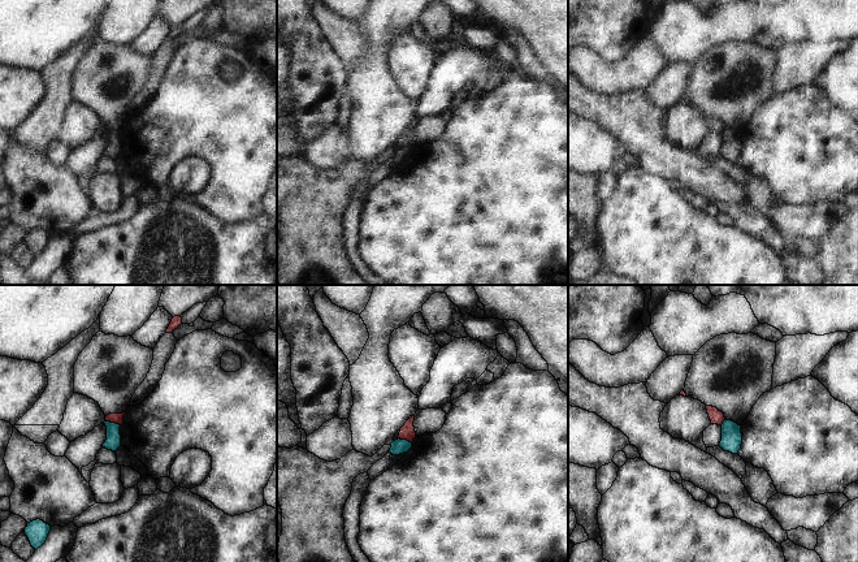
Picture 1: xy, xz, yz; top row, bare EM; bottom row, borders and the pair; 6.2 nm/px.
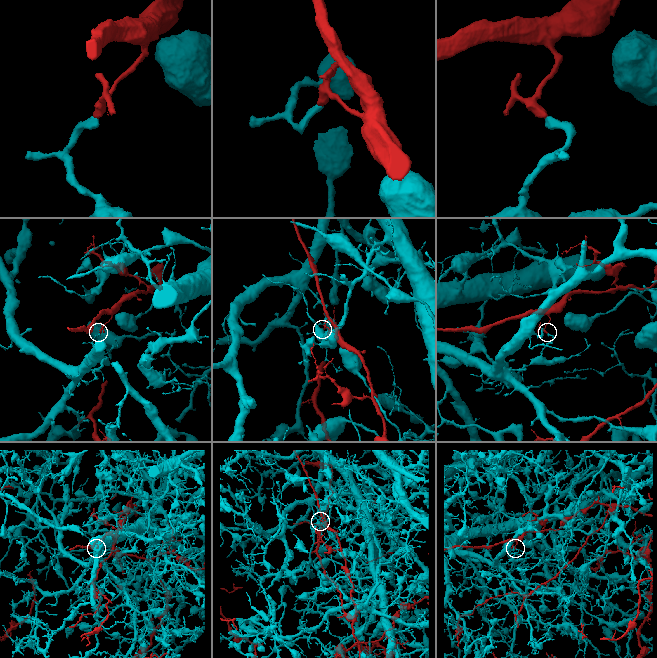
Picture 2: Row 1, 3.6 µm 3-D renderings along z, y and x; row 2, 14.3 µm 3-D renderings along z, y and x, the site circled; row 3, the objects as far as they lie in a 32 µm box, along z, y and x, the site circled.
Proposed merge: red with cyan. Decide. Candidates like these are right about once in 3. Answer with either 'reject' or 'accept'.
reject

